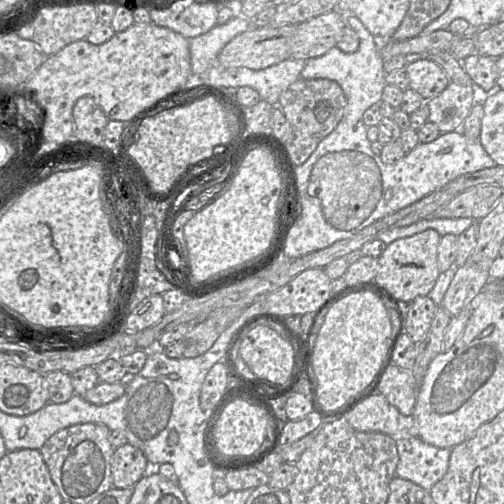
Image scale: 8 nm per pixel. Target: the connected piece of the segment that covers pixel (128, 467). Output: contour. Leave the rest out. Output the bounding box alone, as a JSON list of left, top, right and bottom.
[111,443,151,487]

